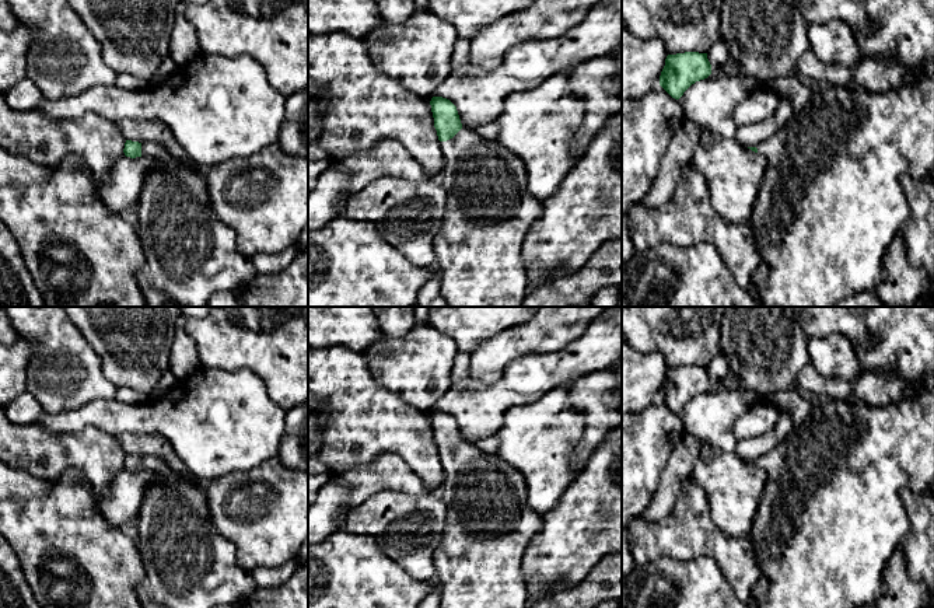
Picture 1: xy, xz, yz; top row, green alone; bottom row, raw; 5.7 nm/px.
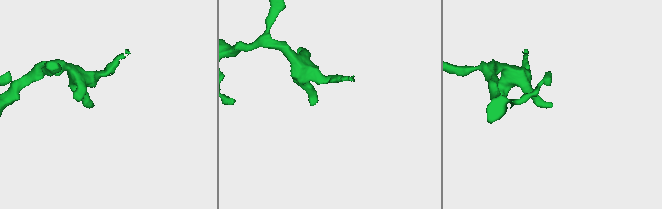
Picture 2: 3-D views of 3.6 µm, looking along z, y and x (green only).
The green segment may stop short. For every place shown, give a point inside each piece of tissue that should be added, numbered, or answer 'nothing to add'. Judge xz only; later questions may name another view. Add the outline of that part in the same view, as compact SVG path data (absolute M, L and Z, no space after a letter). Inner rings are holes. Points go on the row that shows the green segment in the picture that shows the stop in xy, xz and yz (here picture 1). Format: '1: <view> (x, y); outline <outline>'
1: xz (489, 210); outline M466 127L440 146L444 167L438 181L448 196L434 240L434 265L442 298L449 307L522 307L529 291L522 244L543 212L528 191L525 164L497 140Z

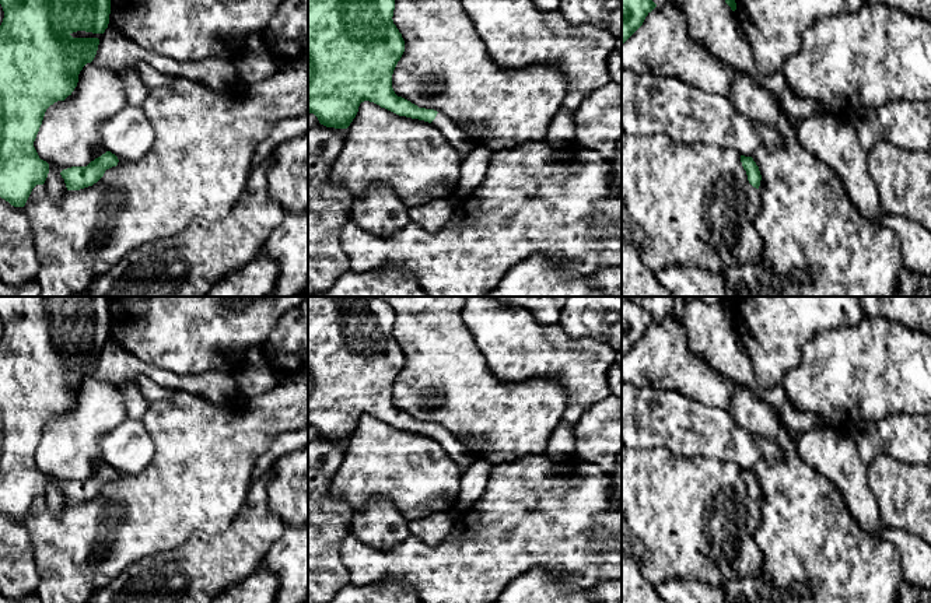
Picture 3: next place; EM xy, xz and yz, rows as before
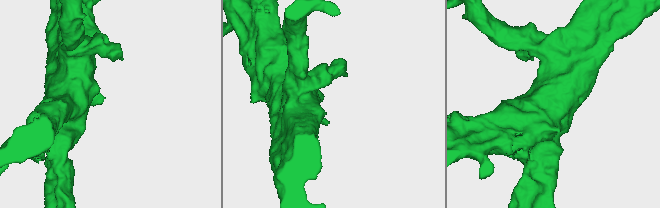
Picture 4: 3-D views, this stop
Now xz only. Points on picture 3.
1: xz (457, 137); outline M438 112L435 119L431 122L448 141L458 150L459 155L465 158L475 147L475 141L459 127L456 127L444 113Z

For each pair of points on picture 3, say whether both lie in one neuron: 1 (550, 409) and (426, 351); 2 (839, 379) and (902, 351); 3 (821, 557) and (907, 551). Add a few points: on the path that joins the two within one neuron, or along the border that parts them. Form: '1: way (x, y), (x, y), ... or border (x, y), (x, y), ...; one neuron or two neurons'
1: way (520, 409), (483, 409), (457, 382); one neuron
2: way (851, 363), (885, 363); one neuron
3: border (877, 537), (888, 540), (895, 547), (902, 578); two neurons

